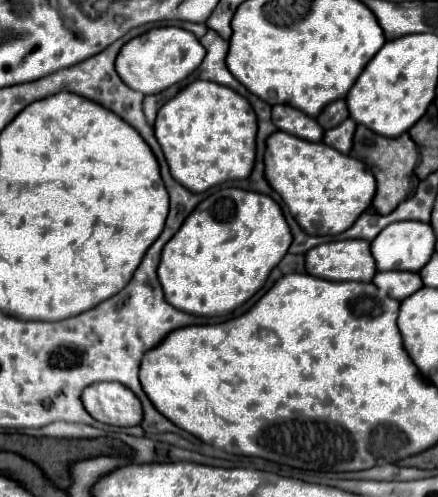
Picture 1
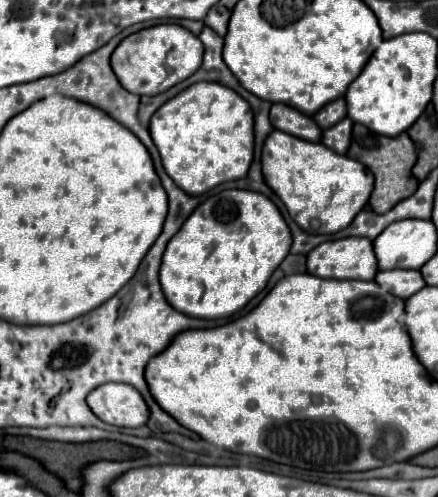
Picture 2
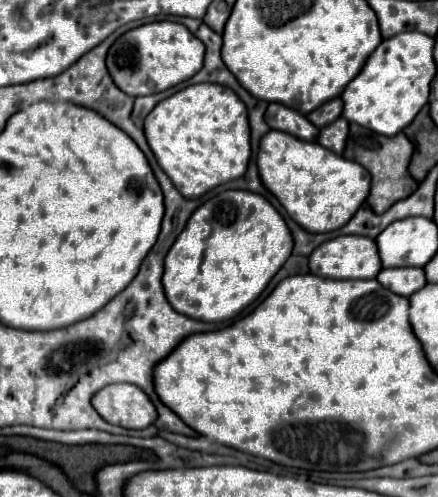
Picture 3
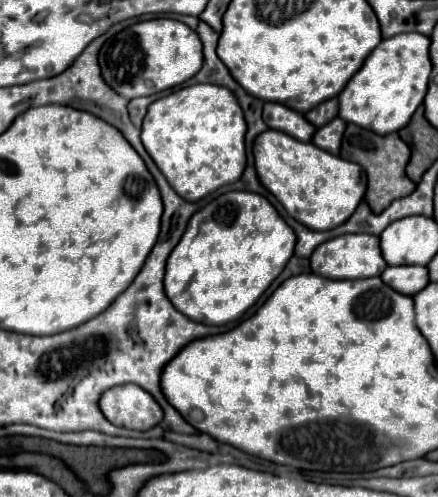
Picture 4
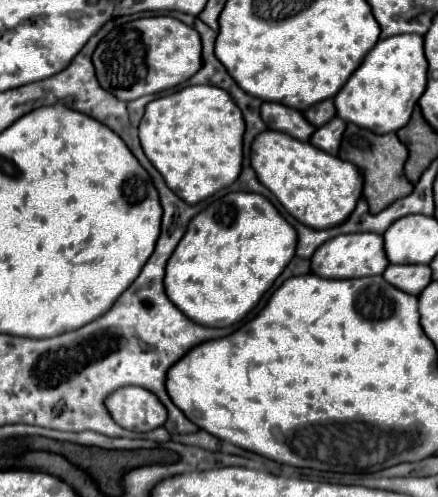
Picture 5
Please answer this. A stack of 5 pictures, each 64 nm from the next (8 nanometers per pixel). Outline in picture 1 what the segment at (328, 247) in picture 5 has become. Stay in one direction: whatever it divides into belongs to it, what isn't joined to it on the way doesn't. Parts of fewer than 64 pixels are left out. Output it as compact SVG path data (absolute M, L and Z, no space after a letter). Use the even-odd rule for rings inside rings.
M340 240L306 252L306 272L336 282L372 282L376 264L366 240Z

